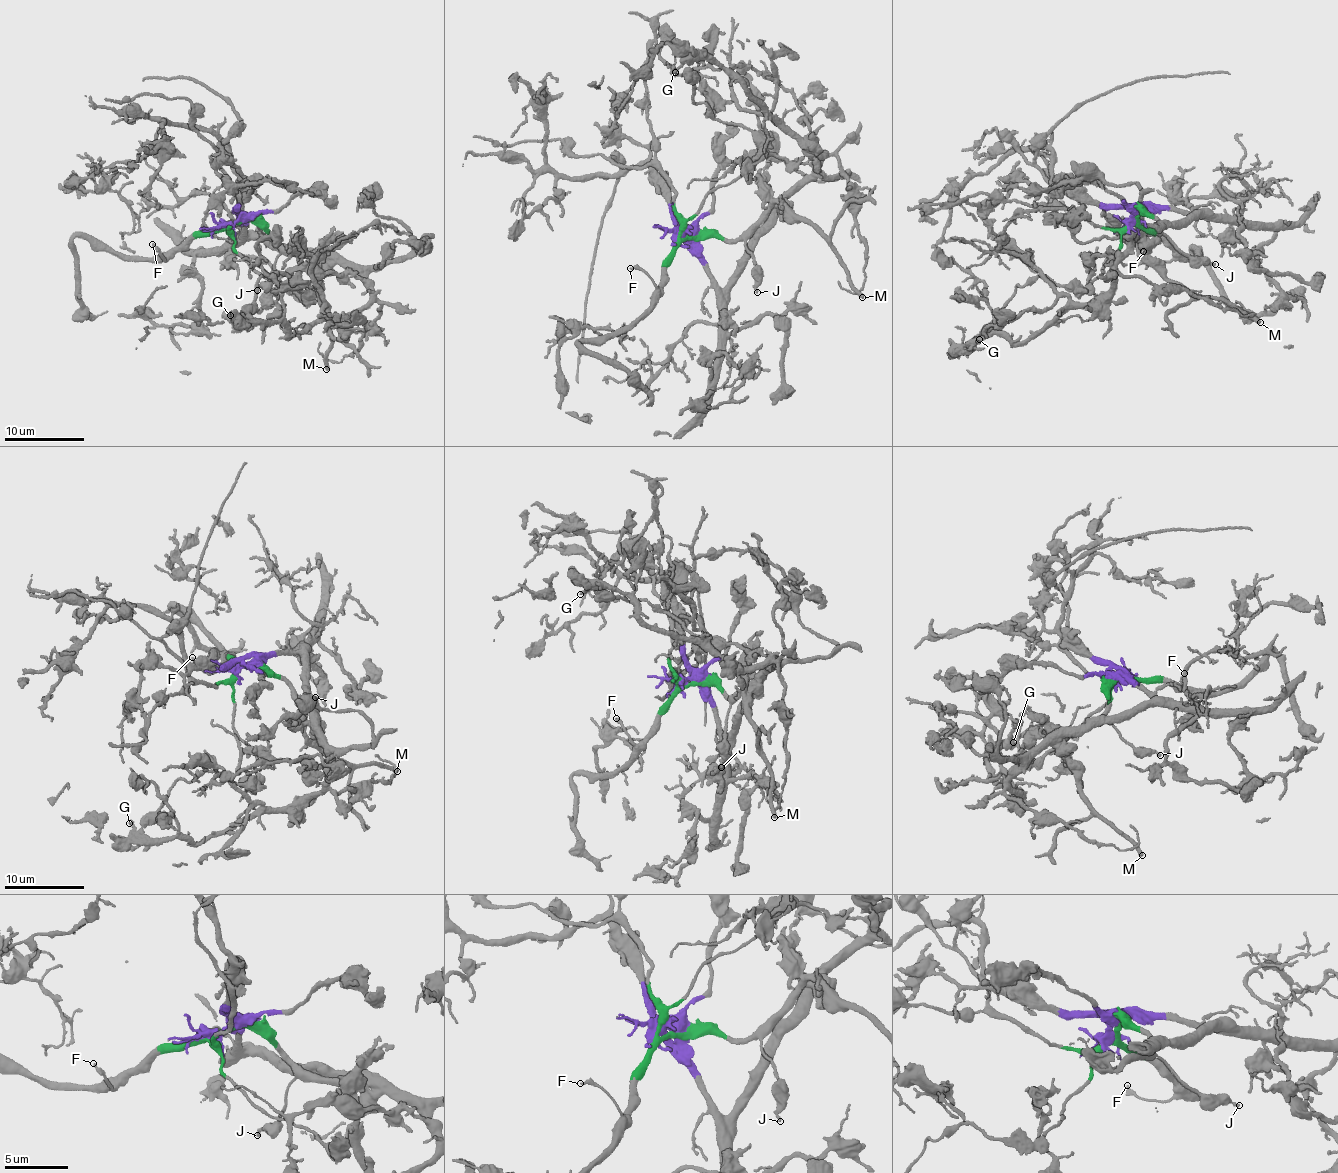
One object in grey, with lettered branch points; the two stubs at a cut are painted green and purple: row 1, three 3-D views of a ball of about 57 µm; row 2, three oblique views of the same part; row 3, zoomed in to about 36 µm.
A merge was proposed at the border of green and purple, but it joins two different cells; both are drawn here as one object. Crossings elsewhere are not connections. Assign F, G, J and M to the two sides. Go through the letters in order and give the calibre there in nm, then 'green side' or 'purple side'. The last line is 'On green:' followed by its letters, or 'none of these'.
F: calibre 260 nm; green side
G: calibre 220 nm; purple side
J: calibre 200 nm; green side
M: calibre 320 nm; green side
On green: F, J, M

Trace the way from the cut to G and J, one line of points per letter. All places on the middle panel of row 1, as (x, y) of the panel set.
G: (685, 237), (723, 288), (752, 234), (824, 155), (804, 152), (740, 79), (709, 60), (689, 58), (674, 72)
J: (686, 237), (745, 241), (755, 265), (757, 291)

